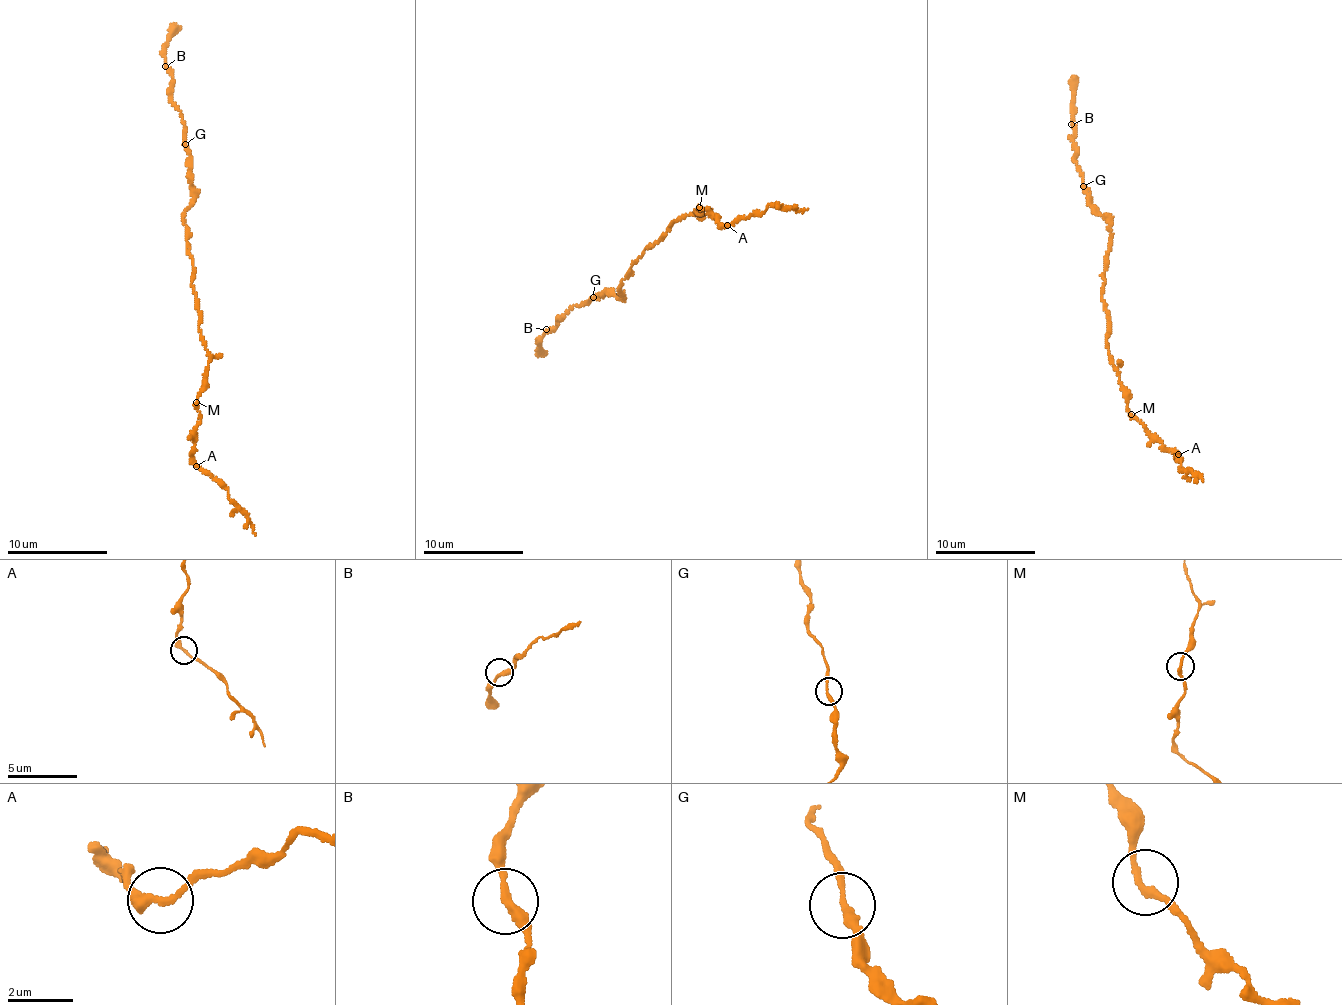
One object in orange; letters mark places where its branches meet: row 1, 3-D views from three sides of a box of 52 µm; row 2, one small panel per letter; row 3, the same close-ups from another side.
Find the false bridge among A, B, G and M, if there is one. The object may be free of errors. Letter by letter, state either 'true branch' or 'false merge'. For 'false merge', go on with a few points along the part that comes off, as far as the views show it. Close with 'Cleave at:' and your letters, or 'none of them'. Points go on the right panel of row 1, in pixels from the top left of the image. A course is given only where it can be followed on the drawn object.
A: true branch
B: true branch
G: true branch
M: true branch
Cleave at: none of them

